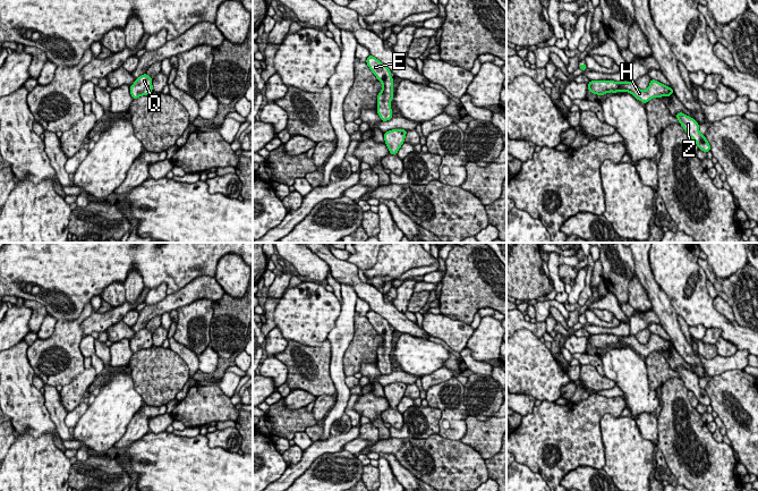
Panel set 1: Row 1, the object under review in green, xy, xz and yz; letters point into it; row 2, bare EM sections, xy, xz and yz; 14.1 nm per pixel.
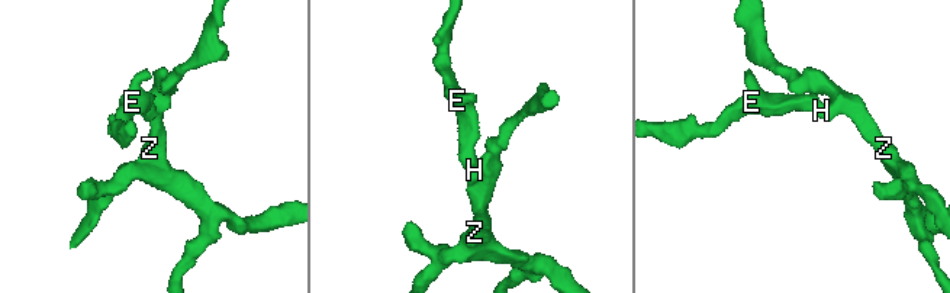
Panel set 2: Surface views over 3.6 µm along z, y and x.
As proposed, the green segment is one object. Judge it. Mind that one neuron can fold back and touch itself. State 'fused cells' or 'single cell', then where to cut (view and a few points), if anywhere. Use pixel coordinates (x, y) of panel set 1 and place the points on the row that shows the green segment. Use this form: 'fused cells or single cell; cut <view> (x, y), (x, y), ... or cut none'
single cell; cut none

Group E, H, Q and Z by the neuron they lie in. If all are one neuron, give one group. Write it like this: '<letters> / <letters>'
E H Q Z

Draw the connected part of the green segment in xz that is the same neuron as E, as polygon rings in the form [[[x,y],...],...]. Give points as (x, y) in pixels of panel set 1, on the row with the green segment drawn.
[[[371,54],[366,64],[383,85],[383,90],[377,95],[377,113],[381,120],[390,120],[393,117],[390,105],[393,98],[393,78],[391,77],[391,71],[385,65]]]

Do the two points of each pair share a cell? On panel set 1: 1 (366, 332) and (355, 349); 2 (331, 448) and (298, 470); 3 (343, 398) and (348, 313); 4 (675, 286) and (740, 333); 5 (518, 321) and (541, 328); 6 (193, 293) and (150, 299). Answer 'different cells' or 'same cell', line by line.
1: same cell
2: same cell
3: same cell
4: same cell
5: same cell
6: different cells

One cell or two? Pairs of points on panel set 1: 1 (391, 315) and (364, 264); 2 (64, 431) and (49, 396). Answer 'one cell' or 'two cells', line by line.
1: two cells
2: one cell

